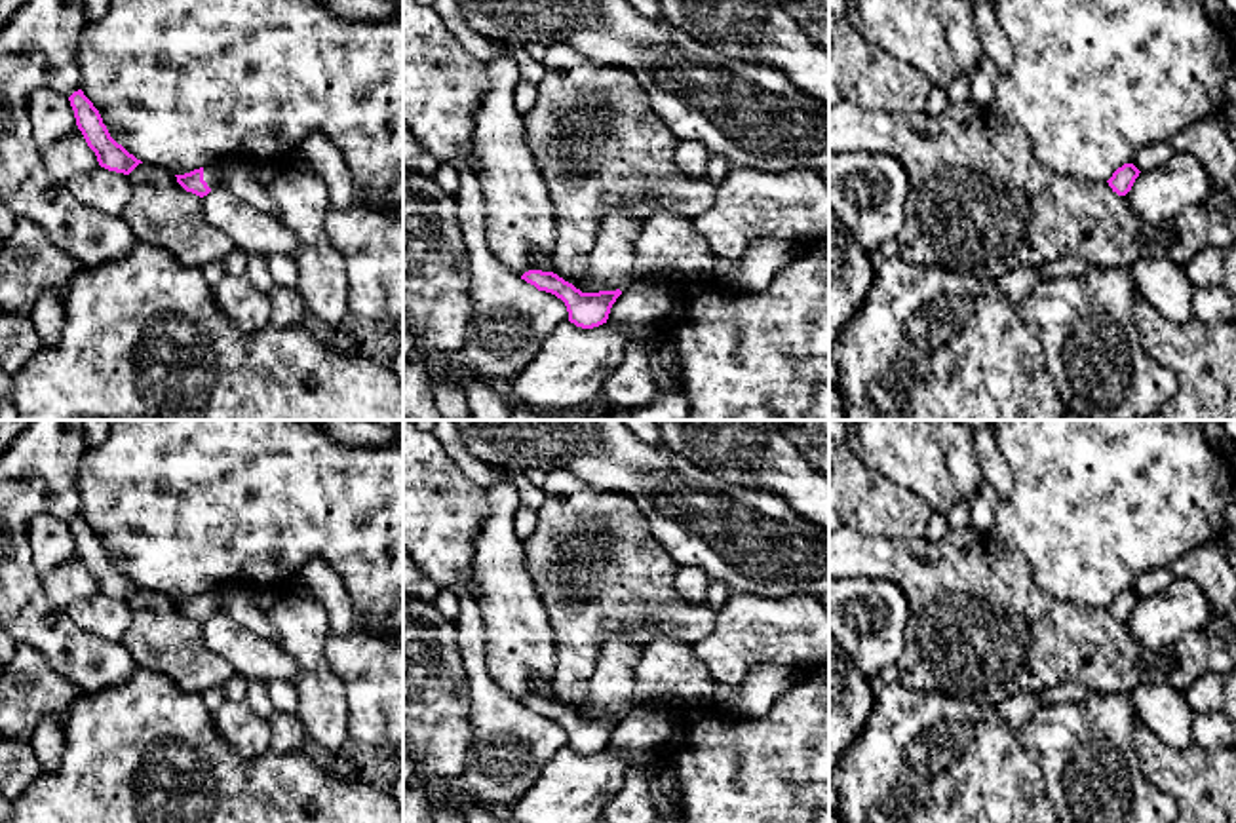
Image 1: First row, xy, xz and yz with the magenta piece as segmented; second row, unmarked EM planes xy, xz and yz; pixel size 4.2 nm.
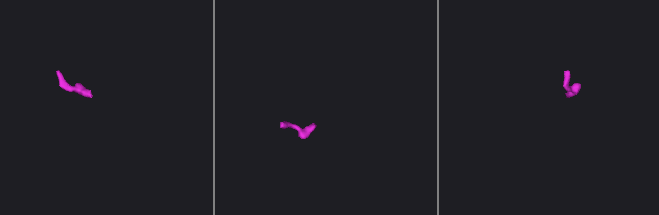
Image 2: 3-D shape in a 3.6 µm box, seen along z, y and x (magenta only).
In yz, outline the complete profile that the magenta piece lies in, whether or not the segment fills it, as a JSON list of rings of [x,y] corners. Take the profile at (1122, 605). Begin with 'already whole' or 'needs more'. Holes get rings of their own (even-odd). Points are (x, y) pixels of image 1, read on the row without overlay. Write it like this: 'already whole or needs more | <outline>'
already whole | [[[1124,589],[1112,599],[1112,603],[1107,608],[1112,614],[1112,618],[1116,618],[1118,622],[1126,622],[1131,616],[1139,599],[1141,597],[1133,589]]]

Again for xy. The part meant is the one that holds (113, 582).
already whole | [[[82,515],[74,517],[68,526],[74,536],[76,551],[87,572],[95,578],[101,593],[129,601],[139,589],[143,589],[110,563],[99,536]]]

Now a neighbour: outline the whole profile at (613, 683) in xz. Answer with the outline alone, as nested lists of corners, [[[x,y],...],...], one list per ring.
[[[616,633],[601,646],[595,671],[589,679],[588,699],[574,709],[582,718],[616,717],[622,718],[637,709],[635,667],[643,656],[631,635]]]

